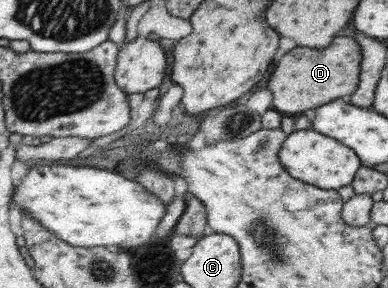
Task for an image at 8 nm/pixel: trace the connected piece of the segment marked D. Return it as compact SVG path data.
M333 38L331 44L321 50L313 50L313 48L289 50L275 64L267 82L267 90L273 96L273 111L291 116L309 112L317 106L351 94L357 88L359 60L361 60L359 44L351 38Z

